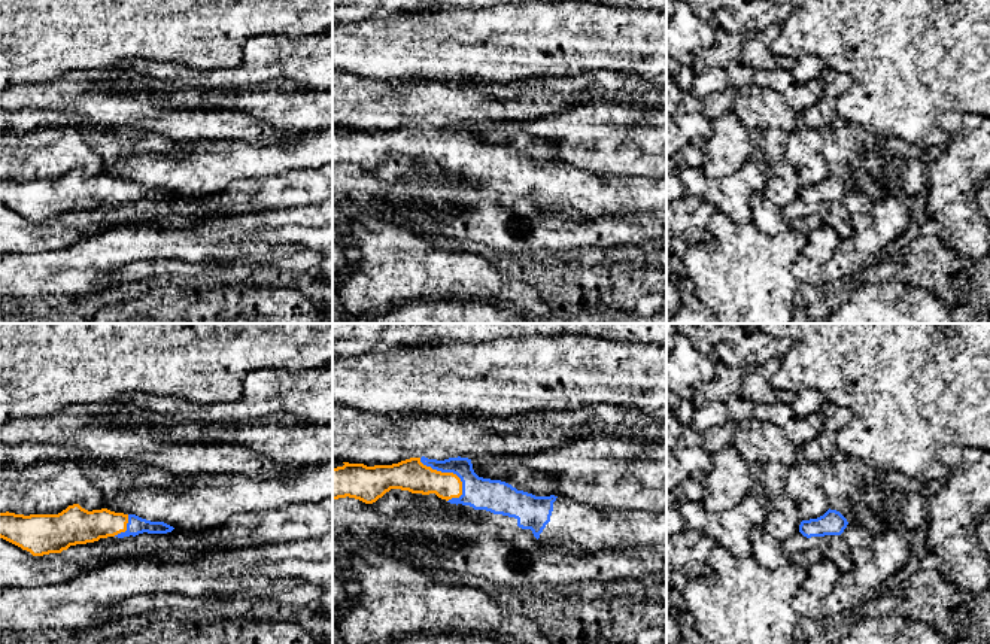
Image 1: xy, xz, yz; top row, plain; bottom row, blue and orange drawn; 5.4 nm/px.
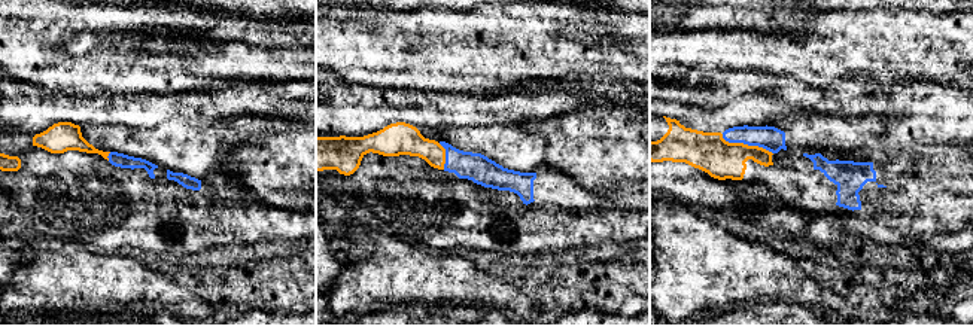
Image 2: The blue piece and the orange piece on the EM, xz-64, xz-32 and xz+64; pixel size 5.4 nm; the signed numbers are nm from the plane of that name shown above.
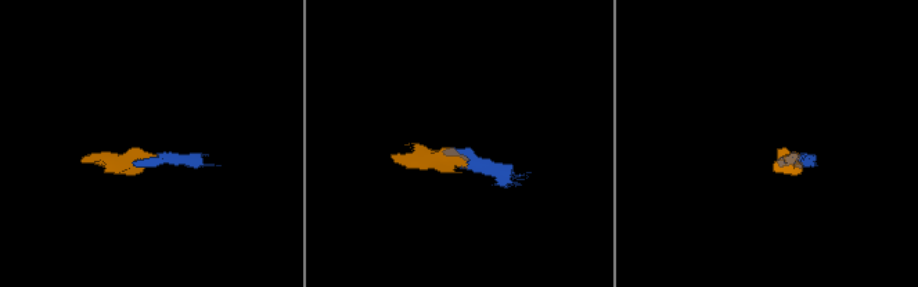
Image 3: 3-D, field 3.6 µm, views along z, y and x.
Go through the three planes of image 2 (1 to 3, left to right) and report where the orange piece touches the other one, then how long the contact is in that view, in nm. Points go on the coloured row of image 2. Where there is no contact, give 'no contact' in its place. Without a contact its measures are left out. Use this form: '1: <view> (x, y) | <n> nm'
1: xz-64 (108, 157) | 50 nm
2: xz-32 (446, 157) | 150 nm
3: xz+64 (747, 143) | 300 nm

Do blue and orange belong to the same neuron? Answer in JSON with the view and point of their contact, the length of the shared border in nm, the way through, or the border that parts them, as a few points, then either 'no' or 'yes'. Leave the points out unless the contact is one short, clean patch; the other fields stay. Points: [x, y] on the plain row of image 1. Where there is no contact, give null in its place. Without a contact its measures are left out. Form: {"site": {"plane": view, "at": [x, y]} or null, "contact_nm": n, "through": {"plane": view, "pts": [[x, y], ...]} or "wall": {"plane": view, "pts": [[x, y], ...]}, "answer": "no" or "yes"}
{"site": {"plane": "xz", "at": [446, 137]}, "contact_nm": 300, "through": {"plane": "xz", "pts": [[482, 160], [446, 137], [410, 140]]}, "answer": "yes"}

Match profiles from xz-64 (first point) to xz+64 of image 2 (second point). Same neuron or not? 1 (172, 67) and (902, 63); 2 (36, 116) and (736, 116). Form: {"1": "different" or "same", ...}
{"1": "same", "2": "same"}

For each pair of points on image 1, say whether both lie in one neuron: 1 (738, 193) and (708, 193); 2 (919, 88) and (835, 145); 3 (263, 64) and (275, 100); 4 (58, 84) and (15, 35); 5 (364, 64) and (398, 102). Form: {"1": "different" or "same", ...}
{"1": "same", "2": "different", "3": "different", "4": "different", "5": "different"}

